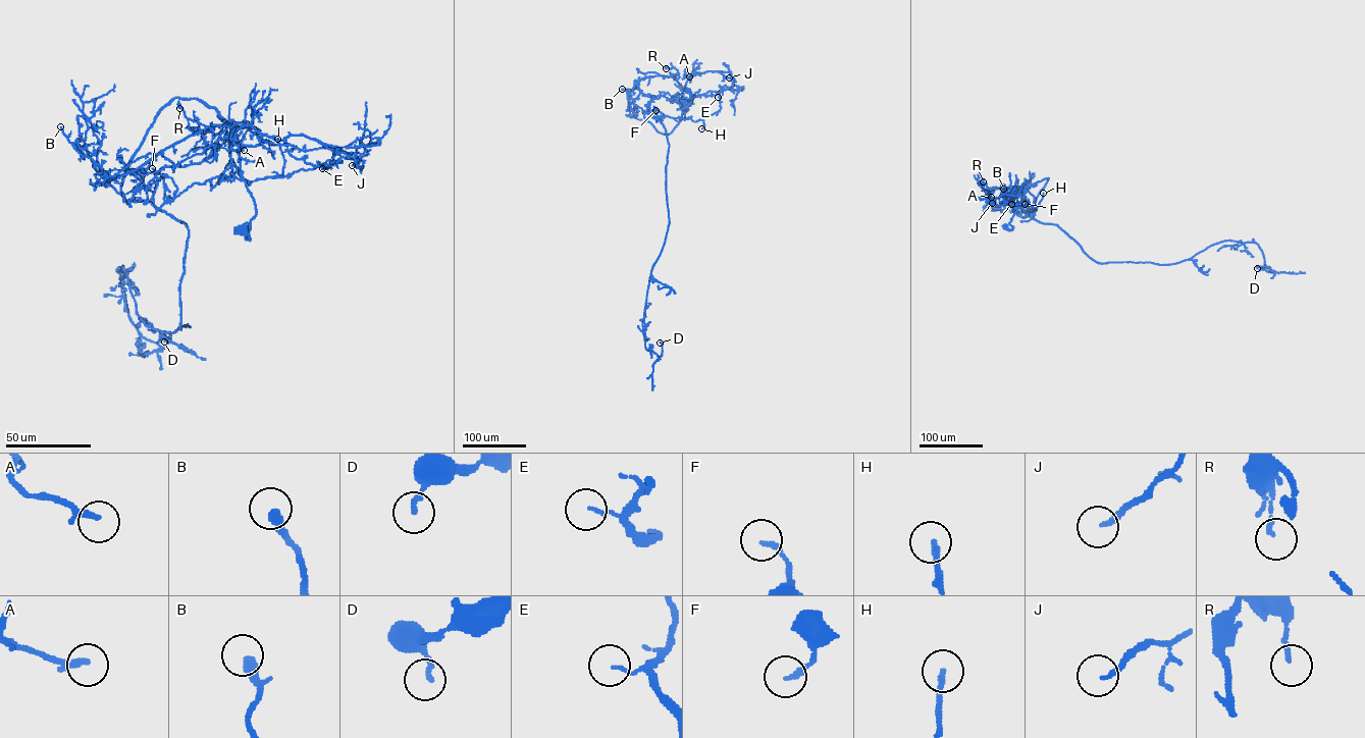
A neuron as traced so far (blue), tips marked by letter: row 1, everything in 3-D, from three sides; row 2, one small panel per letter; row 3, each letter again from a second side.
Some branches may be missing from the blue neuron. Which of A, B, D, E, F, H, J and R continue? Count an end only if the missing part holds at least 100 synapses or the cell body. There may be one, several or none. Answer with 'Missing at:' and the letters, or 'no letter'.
Missing at: no letter

